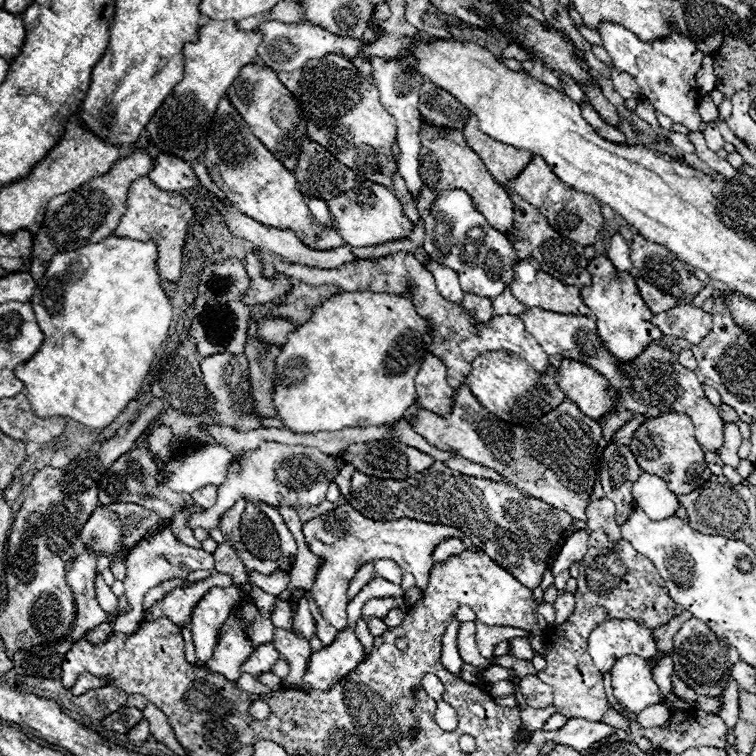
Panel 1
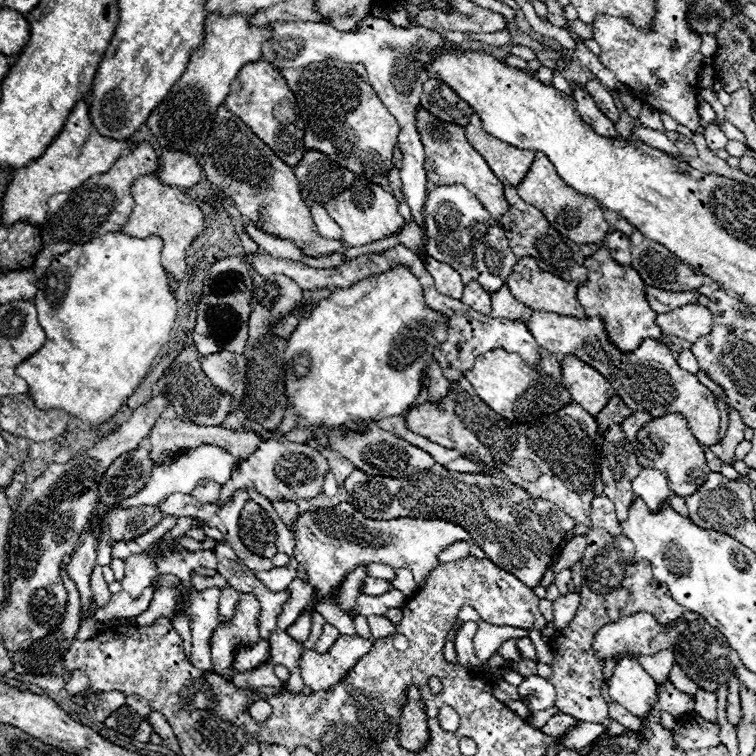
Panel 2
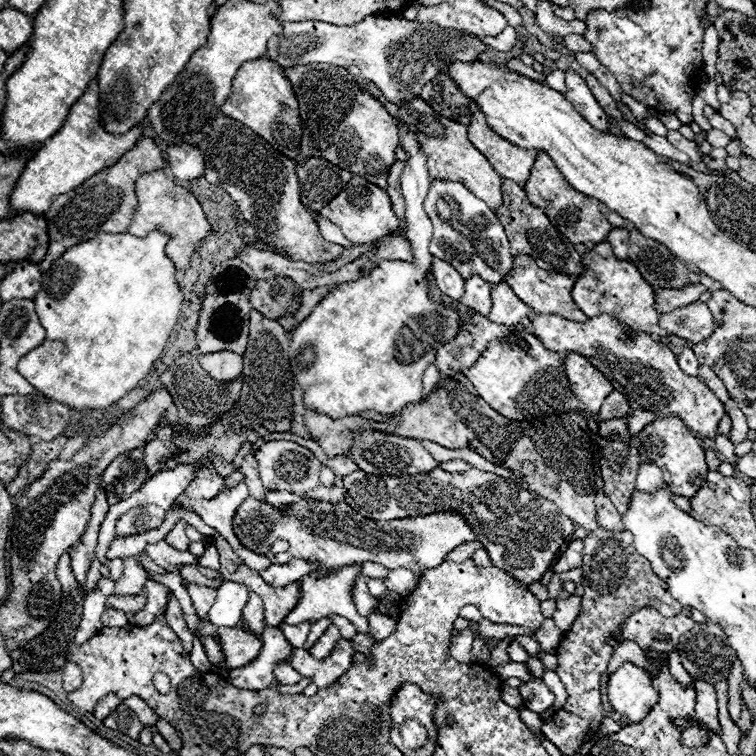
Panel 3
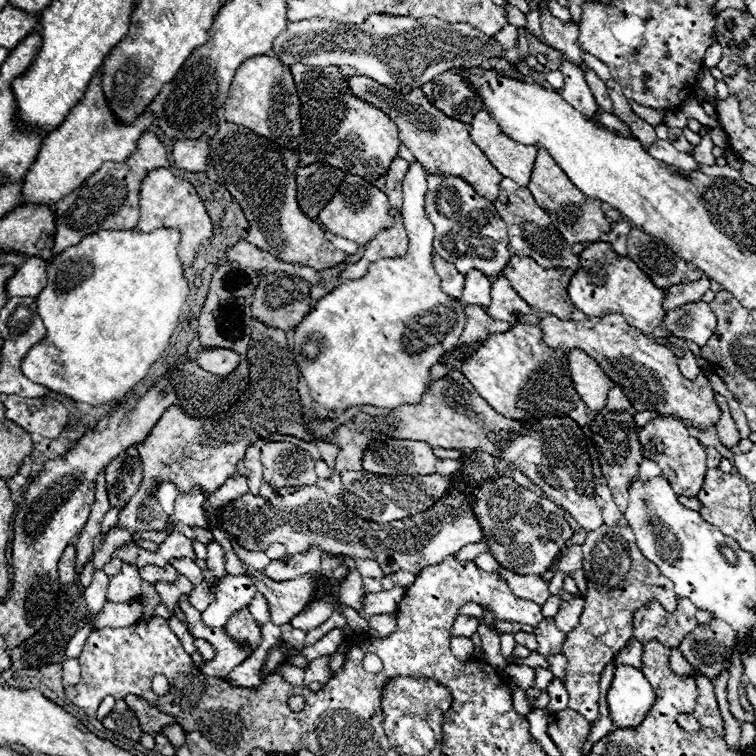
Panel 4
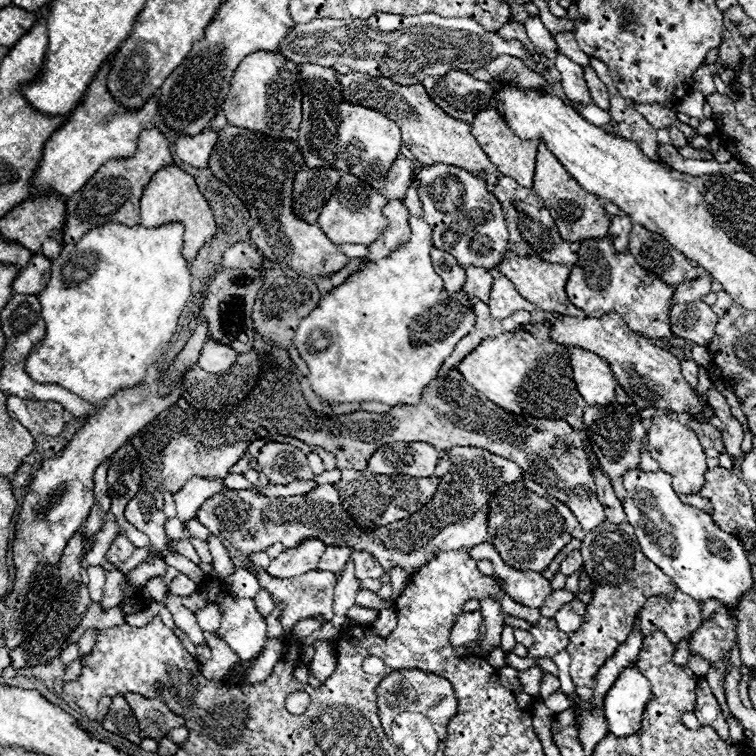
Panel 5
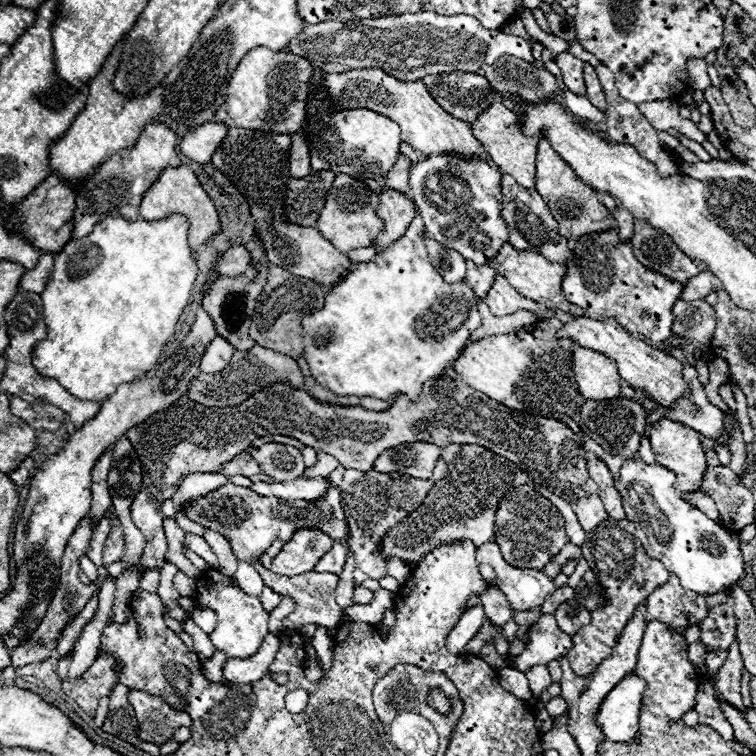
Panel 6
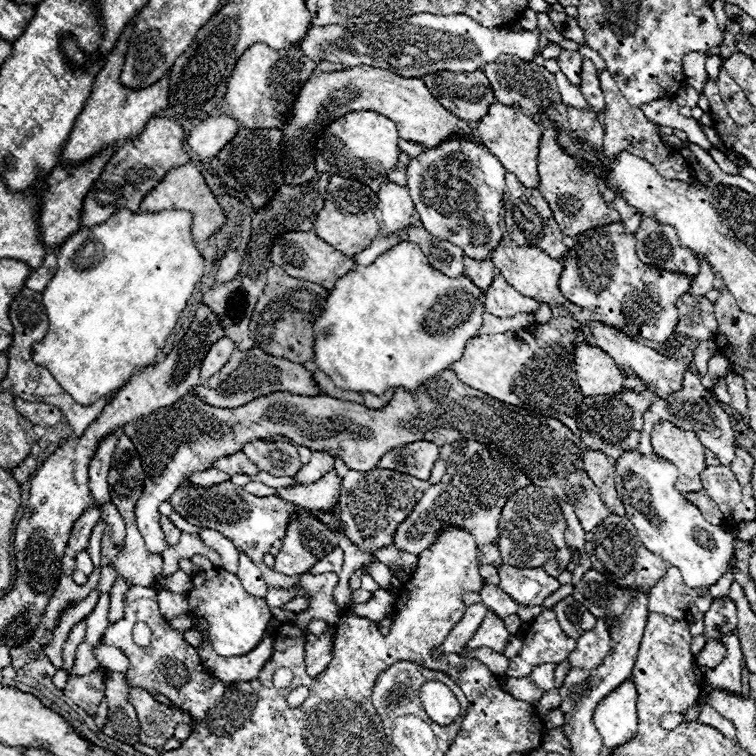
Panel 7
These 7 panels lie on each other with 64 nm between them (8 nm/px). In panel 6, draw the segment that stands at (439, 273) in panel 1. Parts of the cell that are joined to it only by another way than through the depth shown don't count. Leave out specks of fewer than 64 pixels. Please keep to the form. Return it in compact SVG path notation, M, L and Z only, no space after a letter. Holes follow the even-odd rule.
M424 236L424 244L426 244L426 250L428 250L432 266L442 276L446 276L446 282L458 282L458 280L464 278L466 262L464 262L464 258L456 250L444 248L440 242L436 242L430 236Z

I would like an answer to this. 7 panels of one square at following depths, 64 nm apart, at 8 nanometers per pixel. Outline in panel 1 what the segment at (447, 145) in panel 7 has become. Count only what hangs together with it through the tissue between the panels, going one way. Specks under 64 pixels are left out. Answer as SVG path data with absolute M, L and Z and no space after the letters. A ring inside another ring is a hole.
M460 188L438 192L430 208L430 216L434 218L434 224L426 226L424 236L424 250L428 252L430 260L458 270L464 292L482 294L488 298L502 294L502 290L508 288L510 280L514 278L514 266L520 258L516 256L508 238L492 228L476 210L470 194Z

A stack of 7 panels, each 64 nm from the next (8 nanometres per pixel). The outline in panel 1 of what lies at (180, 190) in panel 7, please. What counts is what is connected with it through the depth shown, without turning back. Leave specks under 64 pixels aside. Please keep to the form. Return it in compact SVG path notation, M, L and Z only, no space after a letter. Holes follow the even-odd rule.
M142 176L136 182L132 182L128 190L128 214L114 230L114 236L126 236L142 242L146 240L158 242L158 260L156 260L158 274L164 280L178 282L182 276L182 248L194 220L196 212L180 192L160 190L148 176Z

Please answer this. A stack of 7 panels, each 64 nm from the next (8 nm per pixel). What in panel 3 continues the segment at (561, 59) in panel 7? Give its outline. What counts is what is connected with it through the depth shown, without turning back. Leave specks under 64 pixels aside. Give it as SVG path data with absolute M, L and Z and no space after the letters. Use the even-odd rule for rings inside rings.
M572 68L566 70L566 92L564 92L566 100L572 102L572 106L598 130L602 132L610 132L608 126L608 116L602 112L600 104L596 102L596 98L592 96L590 88L586 86L584 78L580 78L578 72L574 72Z

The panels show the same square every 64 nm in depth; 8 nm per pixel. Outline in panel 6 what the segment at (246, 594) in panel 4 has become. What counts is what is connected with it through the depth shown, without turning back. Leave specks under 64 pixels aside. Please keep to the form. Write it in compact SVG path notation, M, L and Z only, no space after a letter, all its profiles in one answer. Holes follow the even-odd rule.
M240 560L234 578L236 578L238 586L242 586L242 590L246 590L246 594L254 594L254 596L260 596L262 594L264 582L262 582L260 574L256 572L256 568L250 562ZM194 610L192 612L192 620L206 634L210 634L214 630L214 626L216 626L216 614L212 614L212 610Z

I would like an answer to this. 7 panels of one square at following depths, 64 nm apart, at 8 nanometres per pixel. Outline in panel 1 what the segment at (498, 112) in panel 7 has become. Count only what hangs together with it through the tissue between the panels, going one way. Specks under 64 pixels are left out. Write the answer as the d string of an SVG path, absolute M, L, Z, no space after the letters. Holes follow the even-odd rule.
M472 114L464 126L464 138L468 146L486 162L490 174L494 176L496 182L508 184L510 180L518 178L520 172L530 164L532 152L528 150L518 150L514 146L502 144L478 128L478 118Z

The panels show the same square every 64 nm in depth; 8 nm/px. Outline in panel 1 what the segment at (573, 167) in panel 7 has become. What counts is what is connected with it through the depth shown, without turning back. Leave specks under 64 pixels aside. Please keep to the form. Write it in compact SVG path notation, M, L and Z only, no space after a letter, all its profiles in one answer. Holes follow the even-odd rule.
M534 156L534 162L530 162L530 166L520 174L520 178L516 178L516 182L508 182L506 188L514 190L520 198L524 198L532 206L536 206L548 218L550 226L556 232L560 232L562 236L566 236L582 246L596 244L596 238L604 228L600 204L590 194L582 194L582 192L574 190L572 186L564 184L552 172L552 168L546 164L546 160L542 156Z

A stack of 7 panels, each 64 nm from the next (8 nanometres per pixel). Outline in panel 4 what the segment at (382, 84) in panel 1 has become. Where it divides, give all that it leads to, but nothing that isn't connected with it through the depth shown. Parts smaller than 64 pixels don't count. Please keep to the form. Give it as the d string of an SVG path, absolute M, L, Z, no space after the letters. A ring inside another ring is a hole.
M372 14L362 24L336 24L326 18L312 18L302 22L290 22L290 26L286 28L286 34L280 34L274 40L274 54L286 66L292 66L296 62L314 64L314 66L352 66L358 70L358 74L370 76L376 82L382 82L384 86L390 86L394 90L420 88L430 78L448 70L486 66L490 58L496 58L502 52L504 48L494 36L486 36L478 28L466 22L448 24L436 16L408 18L408 16L392 16L392 14ZM412 162L410 164L410 170L404 178L404 202L402 202L402 212L404 212L404 224L406 224L406 232L408 232L408 238L410 238L410 246L408 246L408 252L406 256L400 256L400 258L384 258L380 262L374 262L368 266L366 274L362 278L356 278L356 280L346 280L342 282L338 288L334 288L330 294L326 294L324 298L320 298L316 302L316 306L310 310L310 314L296 326L294 330L294 360L312 392L312 398L324 406L324 408L330 408L330 410L346 410L350 406L364 406L364 404L372 404L376 408L398 408L402 404L418 404L422 400L422 394L424 390L428 388L428 382L430 382L430 366L438 364L440 358L444 356L444 352L452 350L458 342L458 338L462 336L464 328L466 328L466 314L464 314L464 306L460 304L460 300L456 298L450 298L448 294L444 294L440 290L440 278L438 274L434 272L432 268L432 238L434 238L434 226L430 224L430 220L426 218L426 212L424 212L424 192L426 192L426 170L420 162Z

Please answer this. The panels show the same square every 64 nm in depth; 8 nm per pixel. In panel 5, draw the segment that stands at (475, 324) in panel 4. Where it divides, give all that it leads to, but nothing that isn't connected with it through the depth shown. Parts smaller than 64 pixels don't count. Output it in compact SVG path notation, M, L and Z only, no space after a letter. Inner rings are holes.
M472 300L474 302L474 312L478 316L478 322L476 322L476 328L466 336L462 338L462 342L458 342L458 346L454 348L454 354L450 354L450 358L446 358L446 362L442 364L442 370L440 374L446 374L448 370L452 370L466 354L470 354L484 338L490 338L490 336L498 336L498 334L504 334L504 332L512 332L516 326L524 326L524 324L530 324L532 320L532 314L530 312L524 312L524 310L518 310L514 312L512 316L508 316L506 320L498 320L498 318L492 318L488 306L482 302L482 300Z

